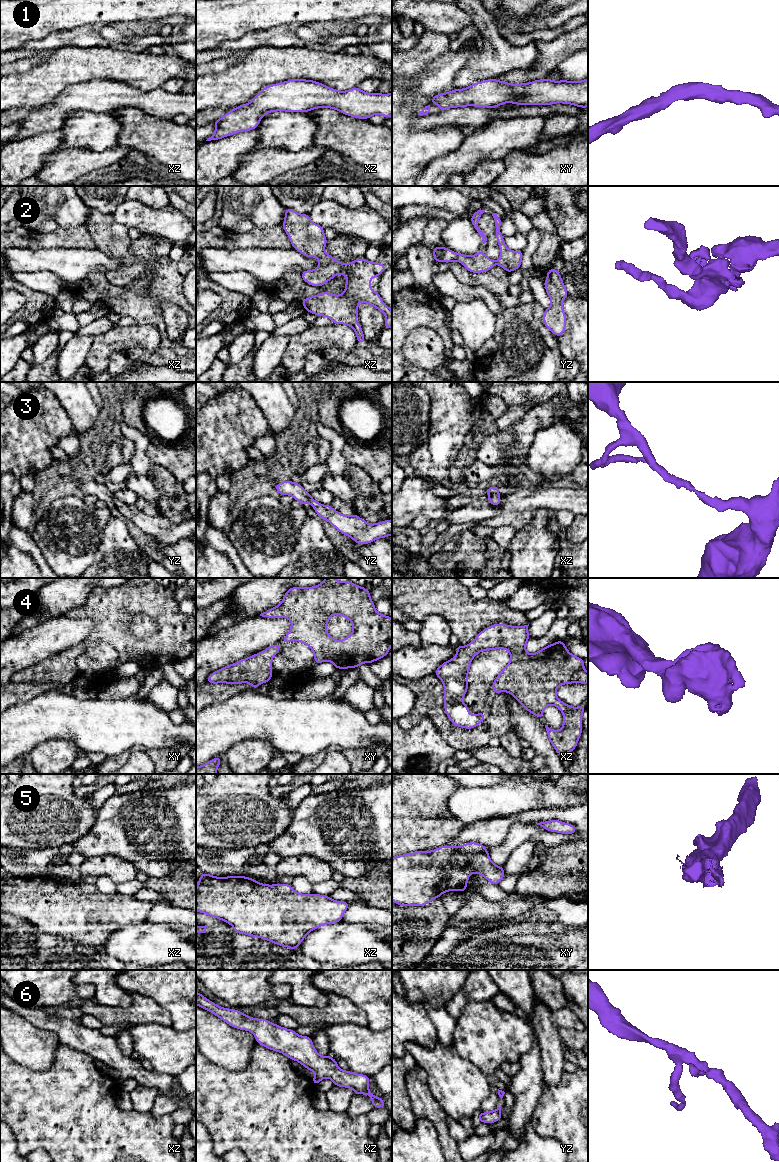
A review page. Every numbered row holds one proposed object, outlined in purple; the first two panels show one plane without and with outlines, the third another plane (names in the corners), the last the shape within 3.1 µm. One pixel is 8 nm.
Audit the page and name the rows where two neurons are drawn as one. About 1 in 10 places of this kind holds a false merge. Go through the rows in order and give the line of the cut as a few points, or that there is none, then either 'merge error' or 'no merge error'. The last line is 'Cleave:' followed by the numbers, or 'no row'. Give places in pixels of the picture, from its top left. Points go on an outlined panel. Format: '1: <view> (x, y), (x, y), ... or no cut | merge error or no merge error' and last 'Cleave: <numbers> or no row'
1: no cut | no merge error
2: no cut | no merge error
3: no cut | no merge error
4: no cut | no merge error
5: no cut | no merge error
6: no cut | no merge error
Cleave: no row

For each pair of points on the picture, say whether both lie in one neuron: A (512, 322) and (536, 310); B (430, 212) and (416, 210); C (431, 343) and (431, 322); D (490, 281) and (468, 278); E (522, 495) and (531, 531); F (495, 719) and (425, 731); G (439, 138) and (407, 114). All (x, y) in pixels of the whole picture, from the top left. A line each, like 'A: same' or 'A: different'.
A: same
B: same
C: different
D: same
E: different
F: different
G: same

